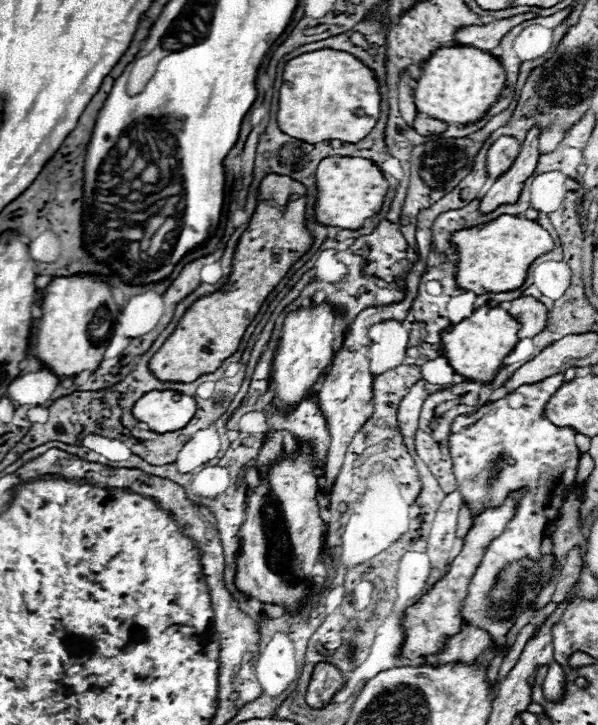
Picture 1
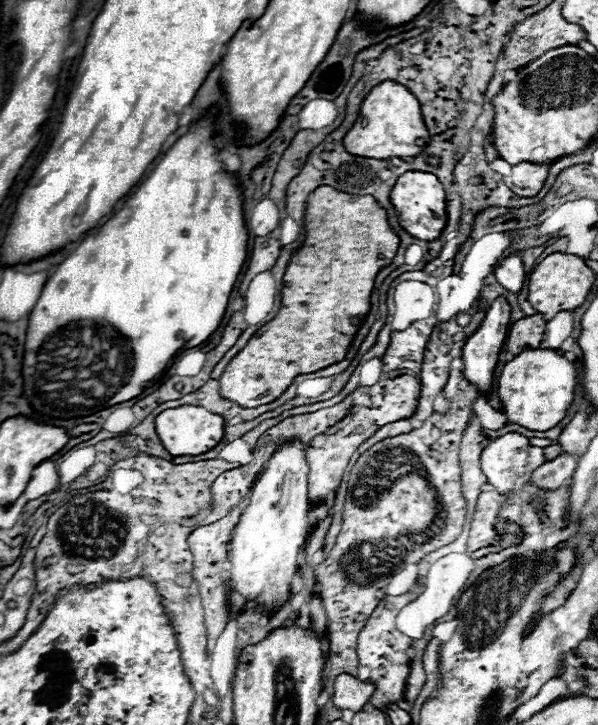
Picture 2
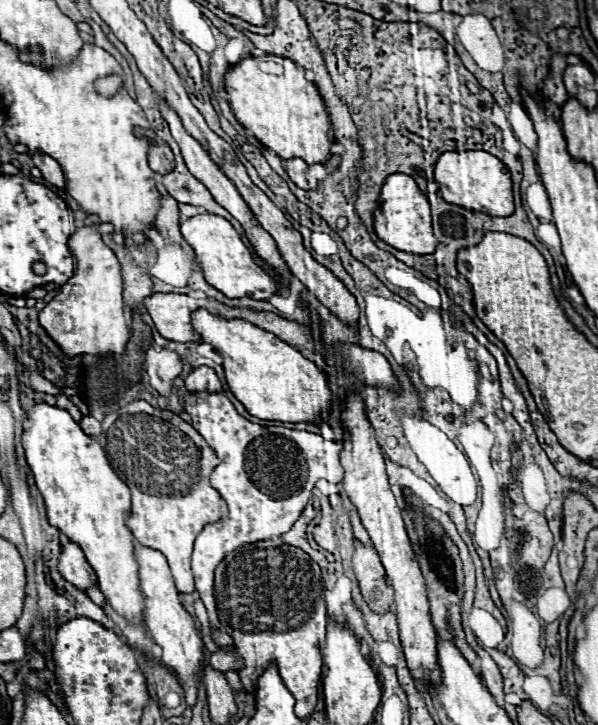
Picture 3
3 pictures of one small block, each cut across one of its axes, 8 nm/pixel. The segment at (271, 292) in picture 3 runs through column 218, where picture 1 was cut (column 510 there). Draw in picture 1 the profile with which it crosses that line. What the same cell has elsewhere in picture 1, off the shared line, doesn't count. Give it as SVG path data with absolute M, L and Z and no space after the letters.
M500 216L496 222L484 224L480 228L470 228L456 232L452 236L452 242L458 248L460 262L458 262L458 274L456 282L464 286L464 290L472 290L474 294L486 294L486 292L508 292L518 290L526 282L530 264L550 252L554 248L554 240L538 222L516 218L516 216Z

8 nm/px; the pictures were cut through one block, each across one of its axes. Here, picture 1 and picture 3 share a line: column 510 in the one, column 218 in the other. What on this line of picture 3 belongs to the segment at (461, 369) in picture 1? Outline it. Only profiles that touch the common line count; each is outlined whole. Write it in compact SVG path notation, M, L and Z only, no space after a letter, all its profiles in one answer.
M196 310L192 318L194 330L202 336L202 342L212 344L224 358L226 382L252 416L298 424L316 422L322 414L332 410L334 394L326 374L288 342L250 322L226 320L208 310Z

